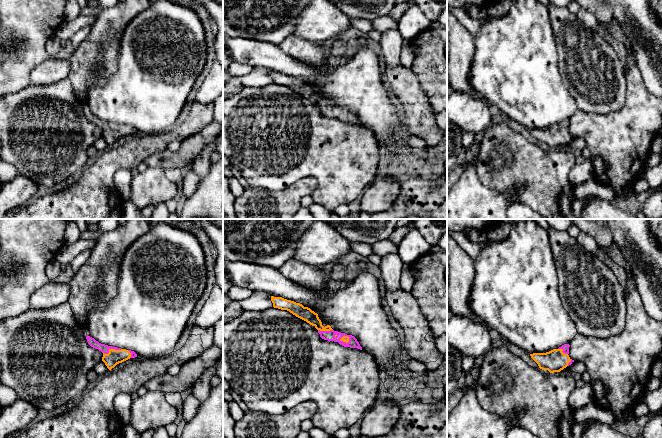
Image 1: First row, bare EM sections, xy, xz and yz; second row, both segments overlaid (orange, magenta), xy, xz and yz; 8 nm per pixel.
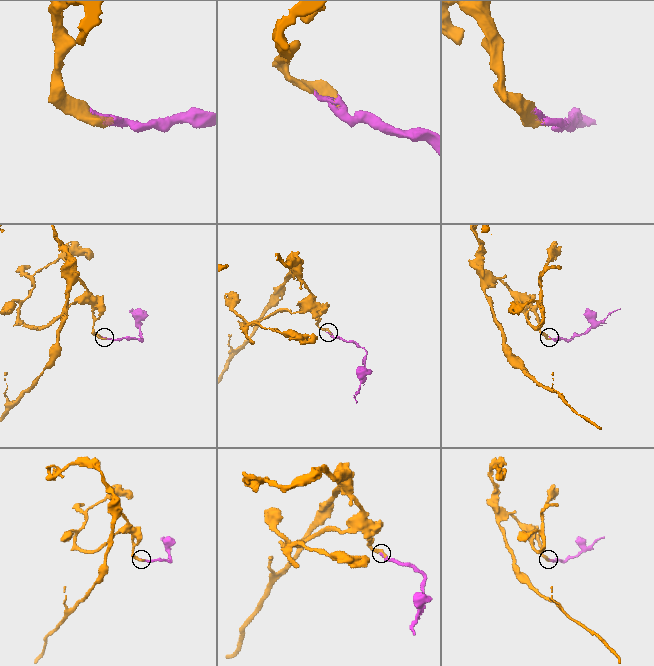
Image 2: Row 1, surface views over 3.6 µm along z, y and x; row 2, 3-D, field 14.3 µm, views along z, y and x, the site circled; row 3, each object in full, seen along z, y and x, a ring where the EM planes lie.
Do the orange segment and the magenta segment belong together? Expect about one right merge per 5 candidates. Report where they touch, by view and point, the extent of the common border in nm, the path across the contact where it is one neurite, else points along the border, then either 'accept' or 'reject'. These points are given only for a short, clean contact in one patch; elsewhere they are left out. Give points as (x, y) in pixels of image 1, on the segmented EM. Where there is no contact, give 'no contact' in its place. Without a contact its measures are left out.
xy (111, 349) | 160 nm | accept

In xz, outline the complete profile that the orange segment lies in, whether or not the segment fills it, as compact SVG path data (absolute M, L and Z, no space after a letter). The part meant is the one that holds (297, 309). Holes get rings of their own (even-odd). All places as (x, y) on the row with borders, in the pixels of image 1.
M271 296L271 301L274 308L287 310L296 317L314 326L318 330L318 333L322 339L338 342L344 347L357 348L362 350L362 347L354 336L334 331L330 325L324 327L318 317L318 314L312 311L310 308L304 307L300 303L284 299L282 297Z

